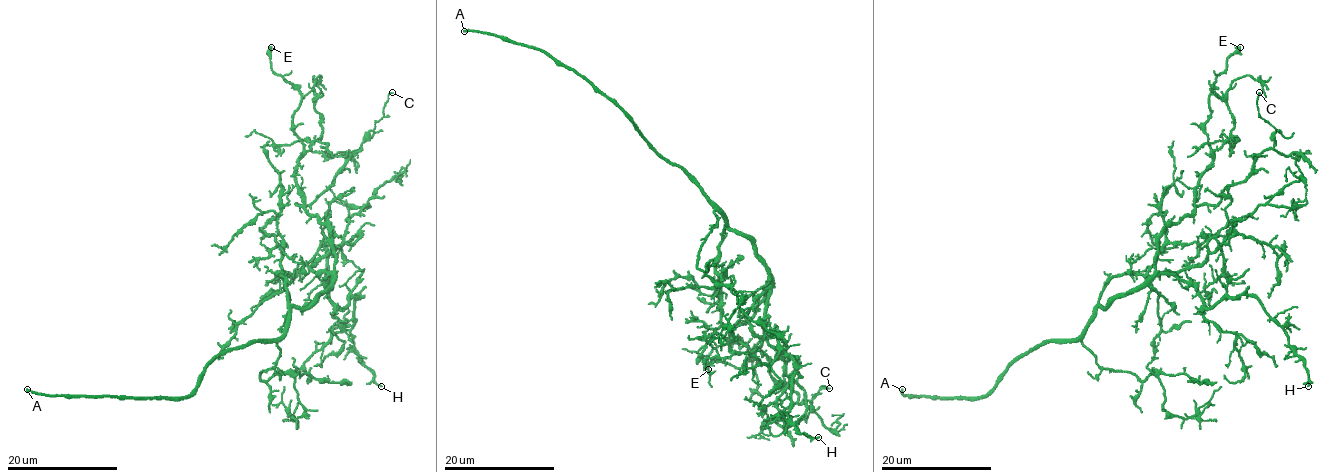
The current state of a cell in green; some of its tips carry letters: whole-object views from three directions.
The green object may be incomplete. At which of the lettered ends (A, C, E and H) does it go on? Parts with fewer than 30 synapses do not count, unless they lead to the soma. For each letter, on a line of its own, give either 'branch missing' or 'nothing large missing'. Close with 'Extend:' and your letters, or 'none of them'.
A: branch missing
C: nothing large missing
E: nothing large missing
H: nothing large missing
Extend: A

